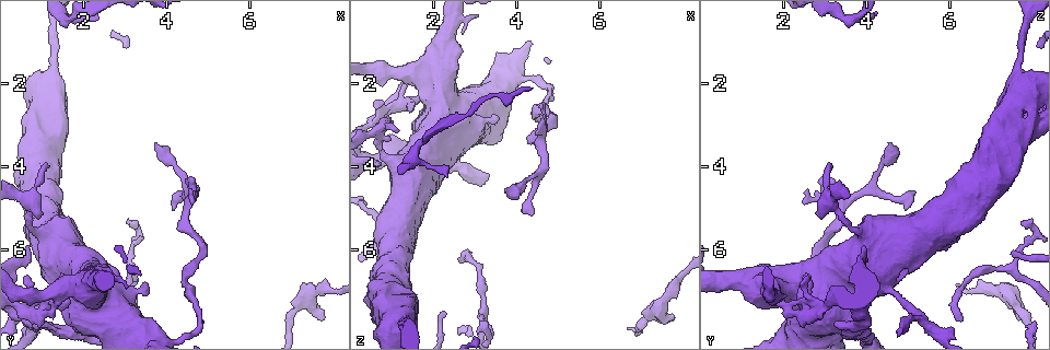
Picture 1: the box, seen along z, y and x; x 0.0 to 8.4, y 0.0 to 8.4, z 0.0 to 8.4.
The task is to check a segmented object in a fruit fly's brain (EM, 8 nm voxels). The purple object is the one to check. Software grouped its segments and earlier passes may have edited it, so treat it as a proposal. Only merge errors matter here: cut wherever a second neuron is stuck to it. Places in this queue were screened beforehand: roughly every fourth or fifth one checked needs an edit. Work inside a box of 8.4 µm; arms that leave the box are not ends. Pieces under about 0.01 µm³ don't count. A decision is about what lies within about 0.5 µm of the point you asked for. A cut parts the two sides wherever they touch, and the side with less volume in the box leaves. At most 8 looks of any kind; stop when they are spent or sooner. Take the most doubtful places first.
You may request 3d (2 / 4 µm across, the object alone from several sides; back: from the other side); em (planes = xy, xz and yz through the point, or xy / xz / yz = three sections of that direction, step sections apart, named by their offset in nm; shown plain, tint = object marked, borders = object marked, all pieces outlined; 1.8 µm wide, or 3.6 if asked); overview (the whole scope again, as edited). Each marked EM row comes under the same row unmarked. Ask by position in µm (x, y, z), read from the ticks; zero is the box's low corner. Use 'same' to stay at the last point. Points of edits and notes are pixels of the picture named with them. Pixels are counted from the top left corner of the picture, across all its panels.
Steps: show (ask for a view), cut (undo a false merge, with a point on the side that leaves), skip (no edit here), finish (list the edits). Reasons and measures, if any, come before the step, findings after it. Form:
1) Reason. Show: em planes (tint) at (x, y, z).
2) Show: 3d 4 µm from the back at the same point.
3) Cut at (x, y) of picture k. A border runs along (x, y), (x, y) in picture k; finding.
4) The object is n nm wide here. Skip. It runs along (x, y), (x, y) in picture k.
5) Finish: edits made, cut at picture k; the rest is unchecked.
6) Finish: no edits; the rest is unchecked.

A narrow waist. Show: em planes (tint) at (0.75, 4.95, 3.15).

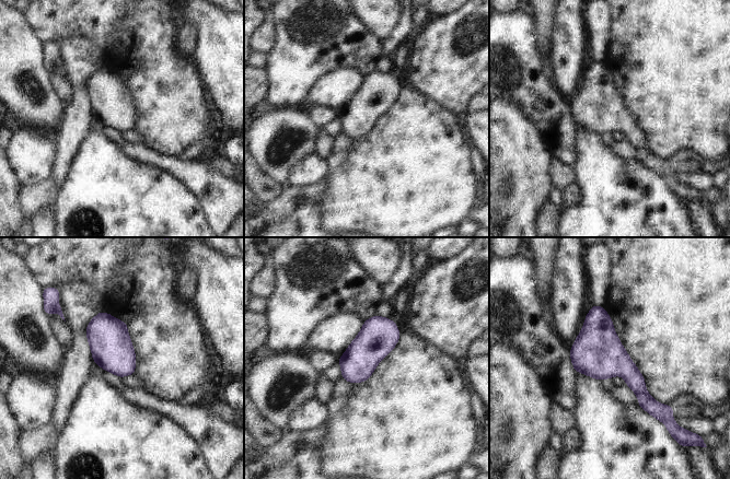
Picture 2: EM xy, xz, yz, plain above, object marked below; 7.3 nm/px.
The object is 280 nm wide here. Skip. Continuous, no second neuron.

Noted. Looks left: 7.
Arms part here. Show: 3d 4 µm at (3.15, 6.50, 7.45).

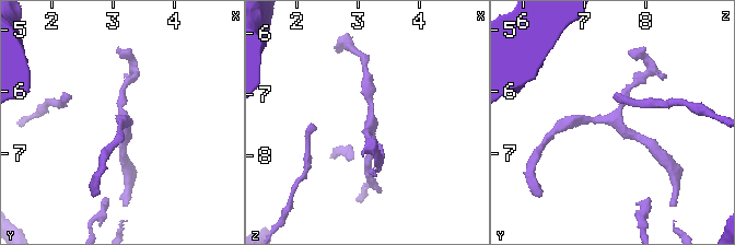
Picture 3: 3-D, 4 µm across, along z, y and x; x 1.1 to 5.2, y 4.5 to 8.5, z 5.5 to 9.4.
3 arms meet here; need the tissue. Show: em xz step 16 (tint) at (3.20, 6.45, 7.45).

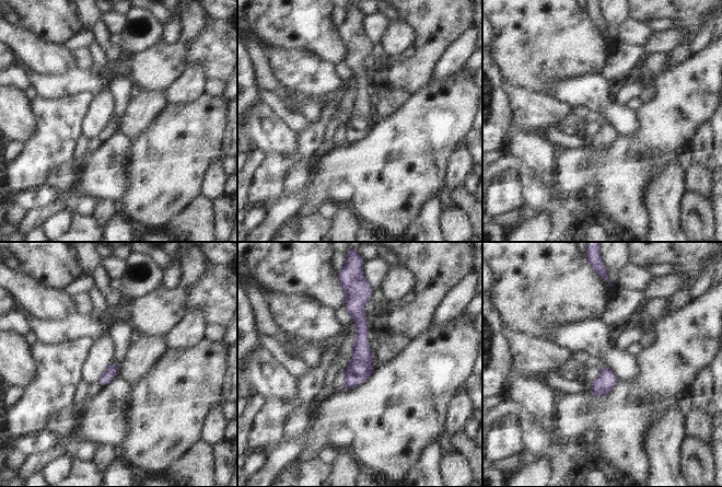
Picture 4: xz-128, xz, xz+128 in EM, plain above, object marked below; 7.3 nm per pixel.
The object is 90 nm wide here. Skip. It runs along (354, 299), (361, 366), (347, 386) in picture 4; all the same neuron.

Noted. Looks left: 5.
Abrupt turn. Show: 3d 2 µm at (1.00, 7.30, 2.60).

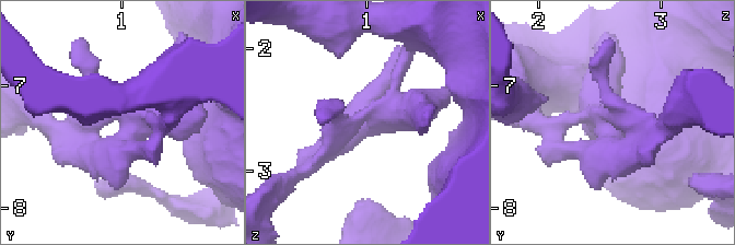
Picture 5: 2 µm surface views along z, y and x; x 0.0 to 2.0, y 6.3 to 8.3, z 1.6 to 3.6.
Show: em planes (tint) at (1.04, 7.34, 2.56).

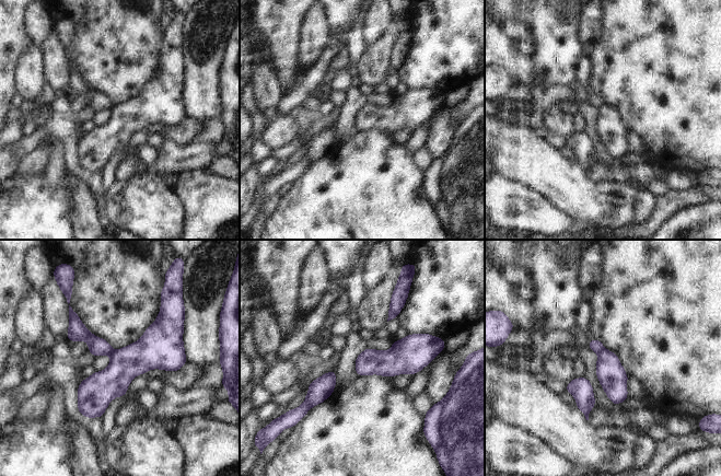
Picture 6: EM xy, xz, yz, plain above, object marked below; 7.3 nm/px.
The object is 190 nm wide here. Cut at (289, 419) of picture 6. A border runs along (303, 405), (310, 407) in picture 6; a second neuron is stuck on.

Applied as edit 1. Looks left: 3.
Finish: edits made, cut at picture 6; the rest is unchecked.

